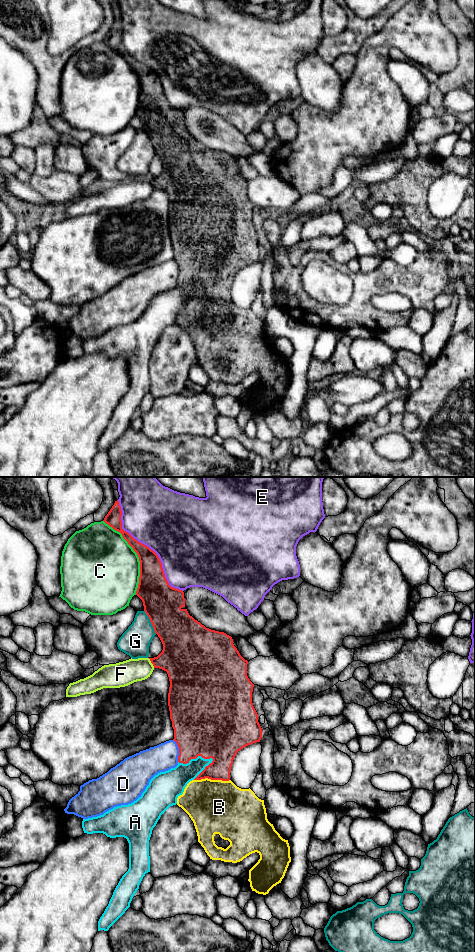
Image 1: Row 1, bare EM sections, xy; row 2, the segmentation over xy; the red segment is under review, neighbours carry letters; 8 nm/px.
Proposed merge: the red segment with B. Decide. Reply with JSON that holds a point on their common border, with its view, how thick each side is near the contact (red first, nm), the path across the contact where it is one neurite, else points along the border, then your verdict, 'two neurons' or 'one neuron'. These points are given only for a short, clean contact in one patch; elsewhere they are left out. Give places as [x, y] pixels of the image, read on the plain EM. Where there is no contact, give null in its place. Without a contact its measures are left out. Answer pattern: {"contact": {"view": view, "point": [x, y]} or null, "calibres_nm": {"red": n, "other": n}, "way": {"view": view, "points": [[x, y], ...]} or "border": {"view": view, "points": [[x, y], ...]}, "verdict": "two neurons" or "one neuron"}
{"contact": {"view": "xy", "point": [211, 299]}, "calibres_nm": {"red": 220, "other": 440}, "verdict": "one neuron"}

